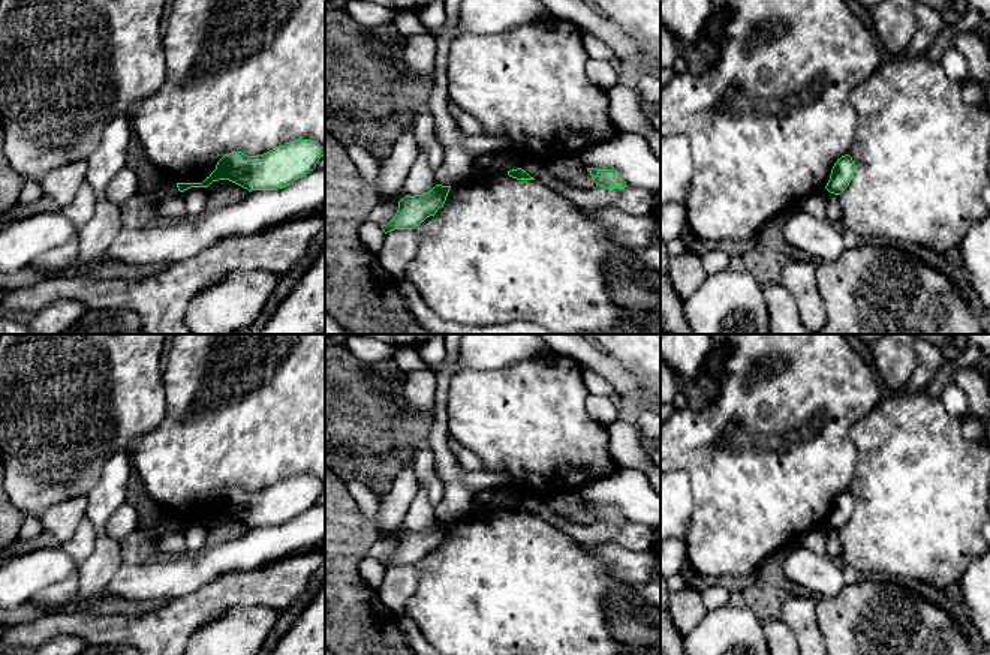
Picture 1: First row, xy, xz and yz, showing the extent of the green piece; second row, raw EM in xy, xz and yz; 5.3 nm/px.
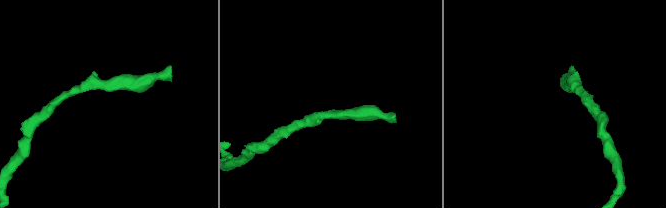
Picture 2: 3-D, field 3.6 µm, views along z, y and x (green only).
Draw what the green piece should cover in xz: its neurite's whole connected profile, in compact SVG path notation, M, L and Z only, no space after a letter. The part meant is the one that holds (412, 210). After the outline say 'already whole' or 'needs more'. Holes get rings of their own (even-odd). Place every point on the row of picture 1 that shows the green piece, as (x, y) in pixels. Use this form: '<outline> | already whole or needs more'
M436 184L431 190L422 195L406 195L398 201L398 210L394 219L382 225L385 234L394 229L415 229L427 217L434 216L443 207L451 186Z | already whole

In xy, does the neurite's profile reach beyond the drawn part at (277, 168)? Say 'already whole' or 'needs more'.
already whole

